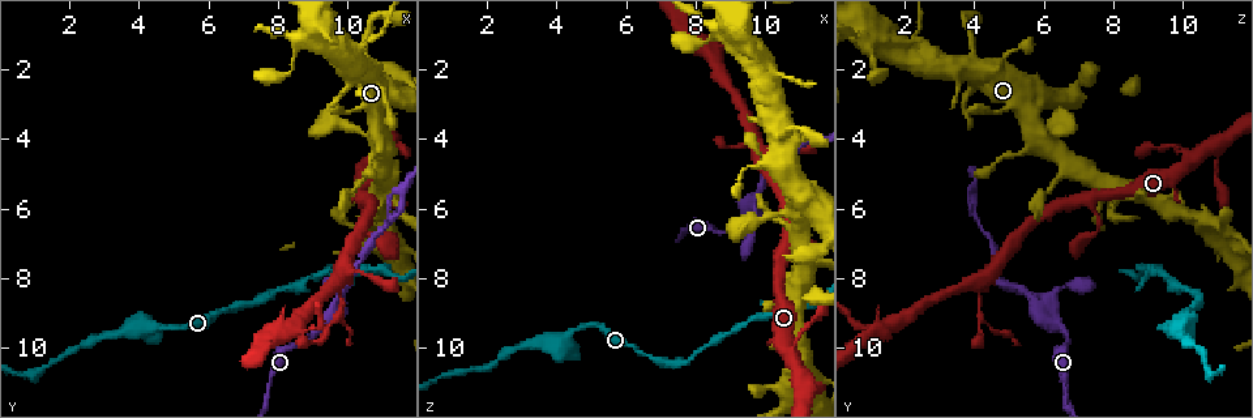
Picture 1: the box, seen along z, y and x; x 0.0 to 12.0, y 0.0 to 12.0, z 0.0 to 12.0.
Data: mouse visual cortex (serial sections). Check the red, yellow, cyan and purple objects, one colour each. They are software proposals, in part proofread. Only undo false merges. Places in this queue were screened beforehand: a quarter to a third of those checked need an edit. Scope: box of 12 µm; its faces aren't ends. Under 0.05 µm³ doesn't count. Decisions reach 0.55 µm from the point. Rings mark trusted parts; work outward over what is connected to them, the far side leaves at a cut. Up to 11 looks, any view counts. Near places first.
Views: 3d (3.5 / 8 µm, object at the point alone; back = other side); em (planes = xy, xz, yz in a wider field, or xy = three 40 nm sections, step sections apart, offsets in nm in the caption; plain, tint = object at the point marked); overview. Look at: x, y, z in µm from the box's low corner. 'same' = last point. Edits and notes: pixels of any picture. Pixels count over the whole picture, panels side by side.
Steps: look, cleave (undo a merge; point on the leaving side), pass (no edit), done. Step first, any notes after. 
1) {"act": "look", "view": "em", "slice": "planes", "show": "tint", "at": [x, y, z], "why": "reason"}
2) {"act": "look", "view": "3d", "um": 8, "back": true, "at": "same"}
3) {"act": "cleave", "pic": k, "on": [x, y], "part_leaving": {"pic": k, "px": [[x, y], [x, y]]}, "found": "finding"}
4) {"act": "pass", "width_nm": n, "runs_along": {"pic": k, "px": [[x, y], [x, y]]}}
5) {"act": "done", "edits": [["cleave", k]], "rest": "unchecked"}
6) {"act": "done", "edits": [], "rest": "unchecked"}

{"act": "look", "view": "3d", "um": 8, "at": [9.7, 8.1, 4.1], "why": "four-way junction"}

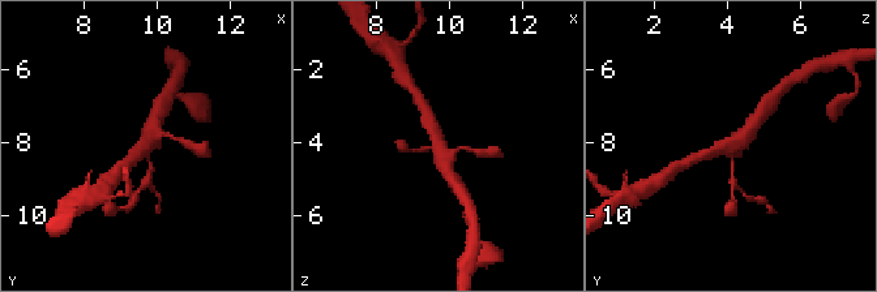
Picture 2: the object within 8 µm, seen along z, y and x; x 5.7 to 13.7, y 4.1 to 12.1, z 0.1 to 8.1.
{"act": "look", "view": "em", "slice": "planes", "show": "tint", "at": [9.8, 8.1, 4.0]}

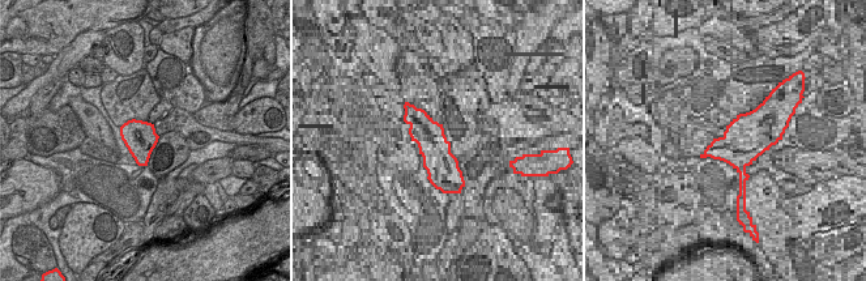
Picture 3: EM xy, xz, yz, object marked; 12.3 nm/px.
{"act": "cleave", "pic": 2, "on": [734, 185], "arm_widths_nm": [150, 150, 300, 450], "found": "a second cell is stuck on"}

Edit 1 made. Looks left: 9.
{"act": "look", "view": "overview", "why": "see it whole again"}

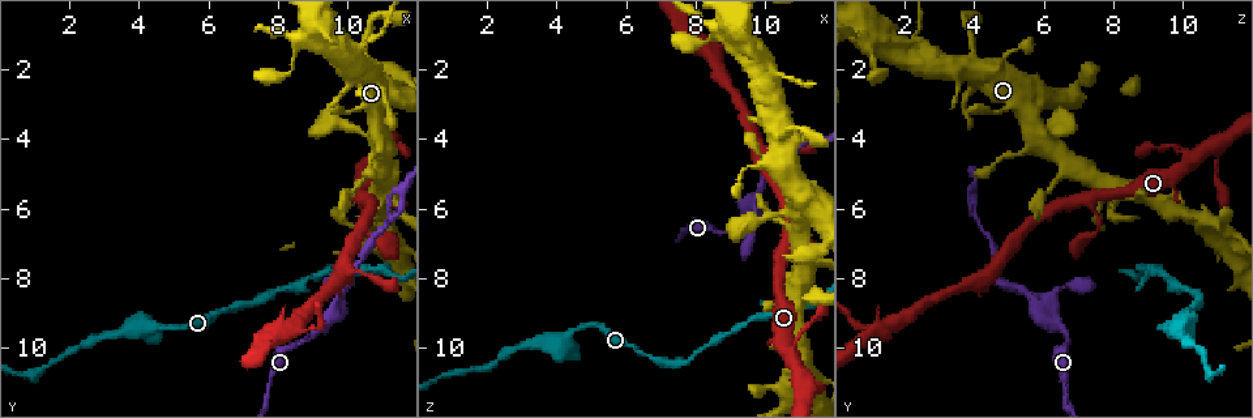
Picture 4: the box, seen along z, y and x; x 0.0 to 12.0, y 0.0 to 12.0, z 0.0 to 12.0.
{"act": "look", "view": "3d", "um": 3.5, "at": [9.4, 9.2, 6.1], "why": "side arm on a straight run"}

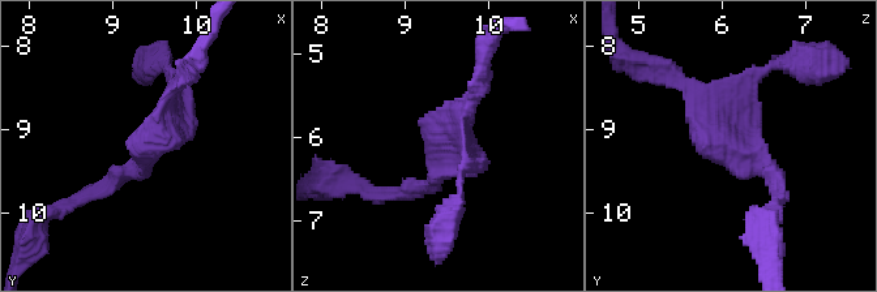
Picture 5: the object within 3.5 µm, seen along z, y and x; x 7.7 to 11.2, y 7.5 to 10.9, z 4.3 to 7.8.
{"act": "look", "view": "em", "slice": "xy", "step": 1, "show": "plain", "at": [9.45, 9.20, 6.20], "arms": 3, "arm_widths_nm": [200, 250, 250]}

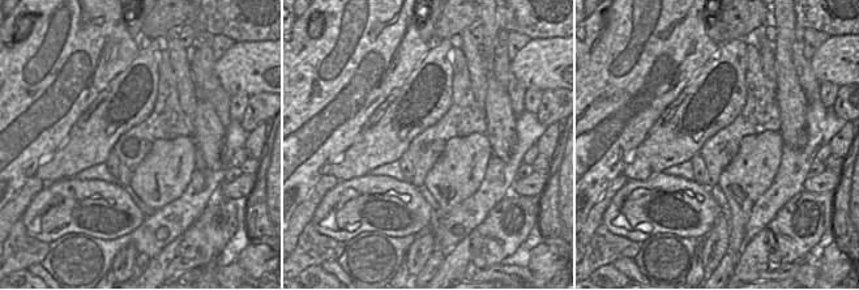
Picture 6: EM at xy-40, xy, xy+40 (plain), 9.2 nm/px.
{"act": "look", "view": "em", "slice": "xy", "step": 1, "show": "tint", "at": "same", "why": "with the object marked"}

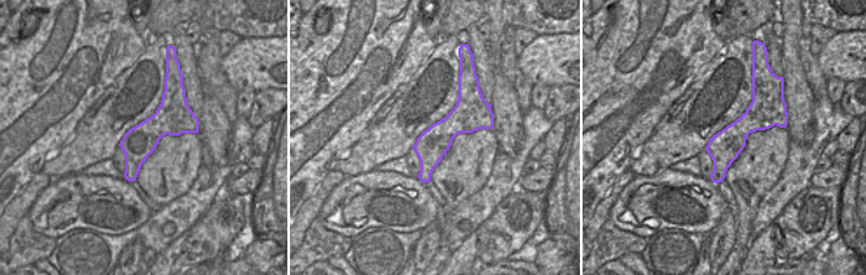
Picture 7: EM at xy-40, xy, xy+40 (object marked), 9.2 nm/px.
{"act": "pass", "runs_along": {"pic": 7, "px": [[169, 90], [131, 177]]}, "found": "all the same cell"}

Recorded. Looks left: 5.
{"act": "look", "view": "3d", "um": 3.5, "back": true, "at": [4.2, 9.4, 9.8], "why": "thick turns thin"}

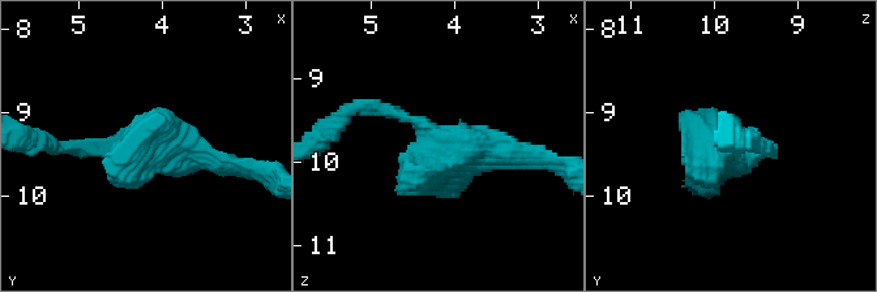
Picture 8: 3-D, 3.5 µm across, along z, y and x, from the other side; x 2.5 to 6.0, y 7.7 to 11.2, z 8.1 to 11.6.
{"act": "look", "view": "em", "slice": "xy", "step": 1, "show": "tint", "at": [4.15, 9.40, 9.80], "why": "now the EM"}

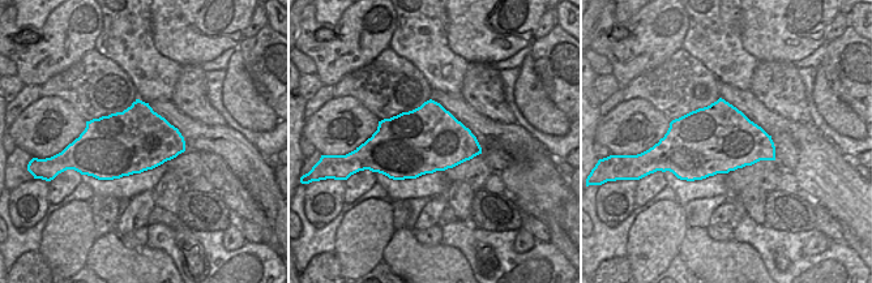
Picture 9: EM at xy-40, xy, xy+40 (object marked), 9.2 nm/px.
{"act": "look", "view": "em", "slice": "xy", "step": 3, "show": "tint", "at": "same", "why": "another direction"}

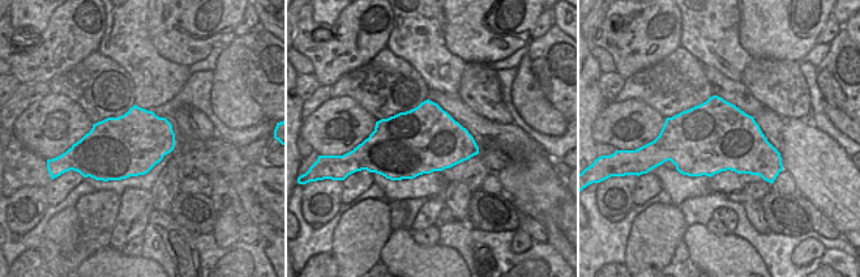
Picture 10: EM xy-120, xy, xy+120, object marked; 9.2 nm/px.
{"act": "pass", "runs_along": {"pic": 8, "px": [[369, 104], [410, 117], [443, 147], [526, 154]]}, "found": "one cell here"}

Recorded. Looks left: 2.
{"act": "look", "view": "3d", "um": 3.5, "at": [10.7, 4.6, 10.2], "why": "three-way junction"}

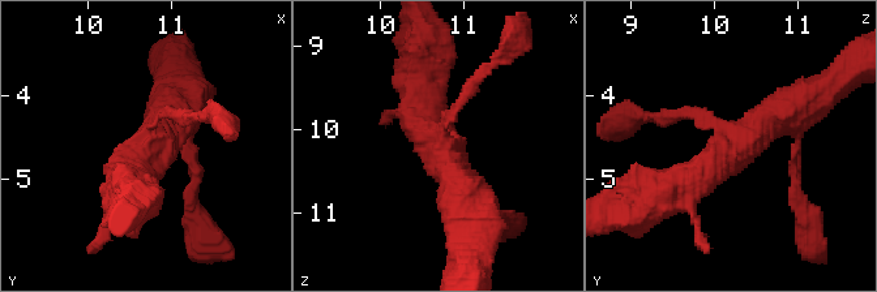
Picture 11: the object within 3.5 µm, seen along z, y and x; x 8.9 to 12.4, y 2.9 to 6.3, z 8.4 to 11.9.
{"act": "look", "view": "em", "slice": "xy", "step": 3, "show": "tint", "at": [10.75, 4.60, 10.25], "arms": 3, "arm_widths_nm": [150, 450, 450], "why": "now the EM"}

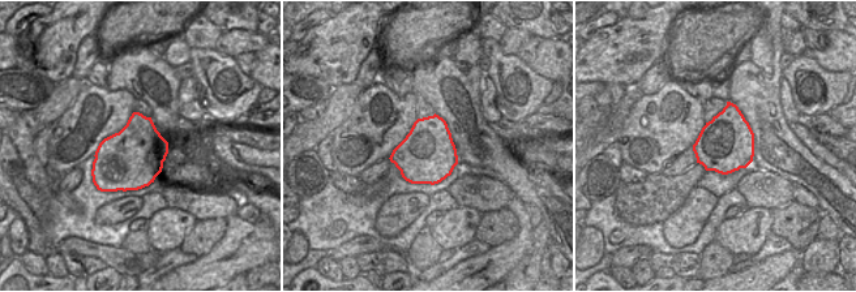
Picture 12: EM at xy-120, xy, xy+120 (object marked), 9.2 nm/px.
{"act": "pass", "runs_along": {"pic": 11, "px": [[668, 192], [803, 104]]}, "found": "one cell here"}

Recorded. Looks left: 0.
{"act": "done", "edits": [["cleave", 2]], "rest": "unchecked"}

